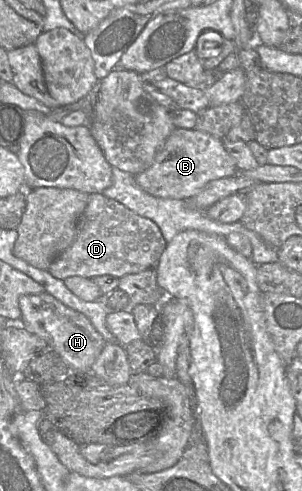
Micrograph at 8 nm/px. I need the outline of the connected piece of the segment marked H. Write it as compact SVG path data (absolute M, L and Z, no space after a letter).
M47 292L22 295L19 298L21 321L25 329L42 338L49 349L55 351L68 365L71 372L90 372L106 341L90 320Z

